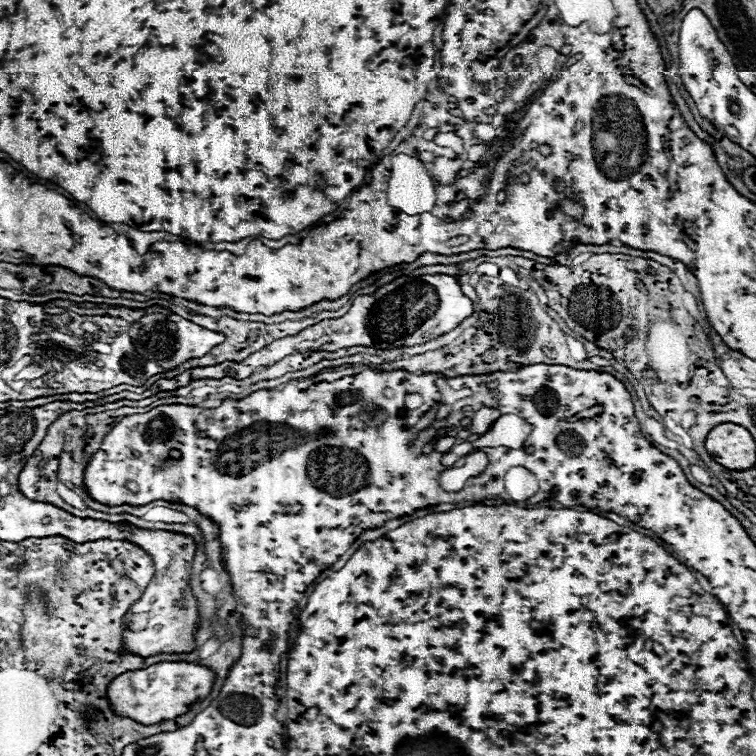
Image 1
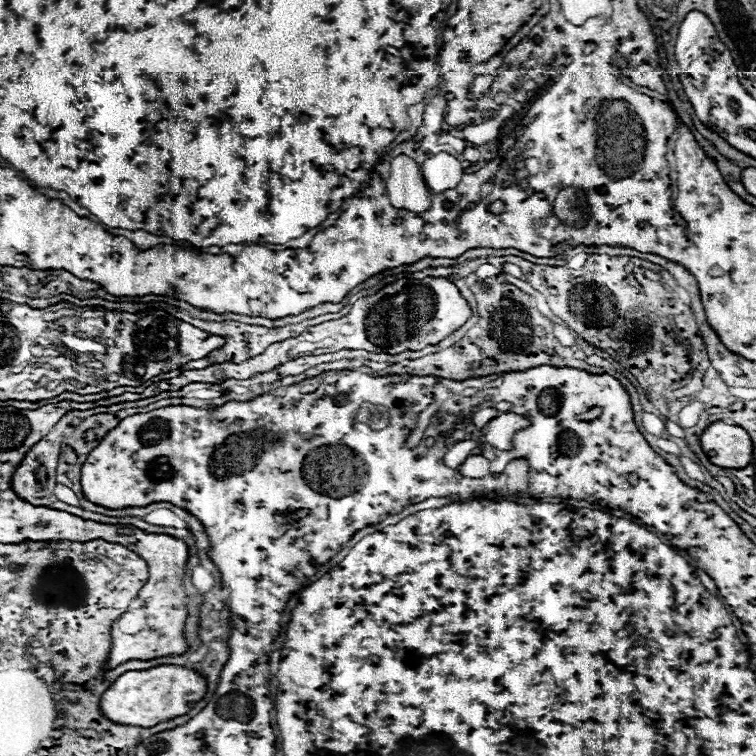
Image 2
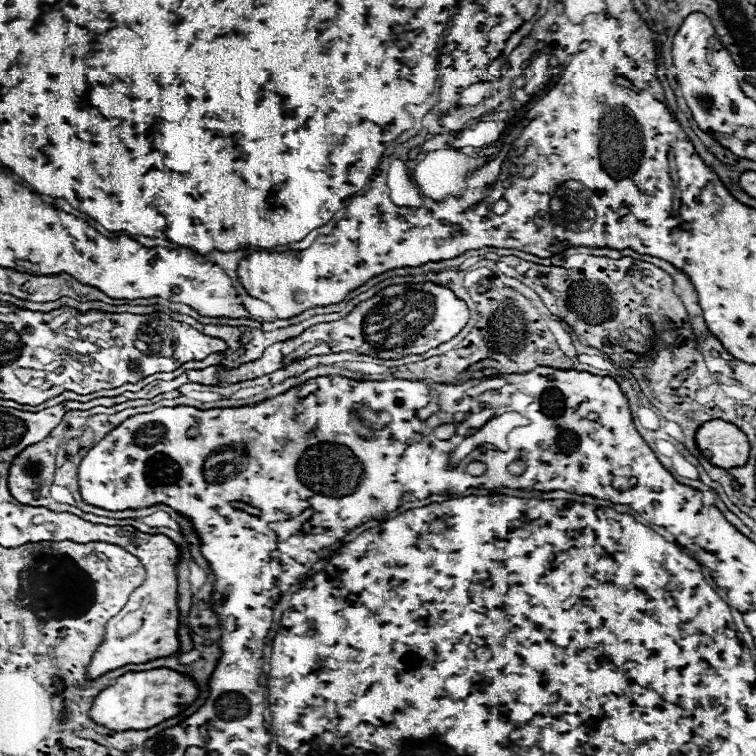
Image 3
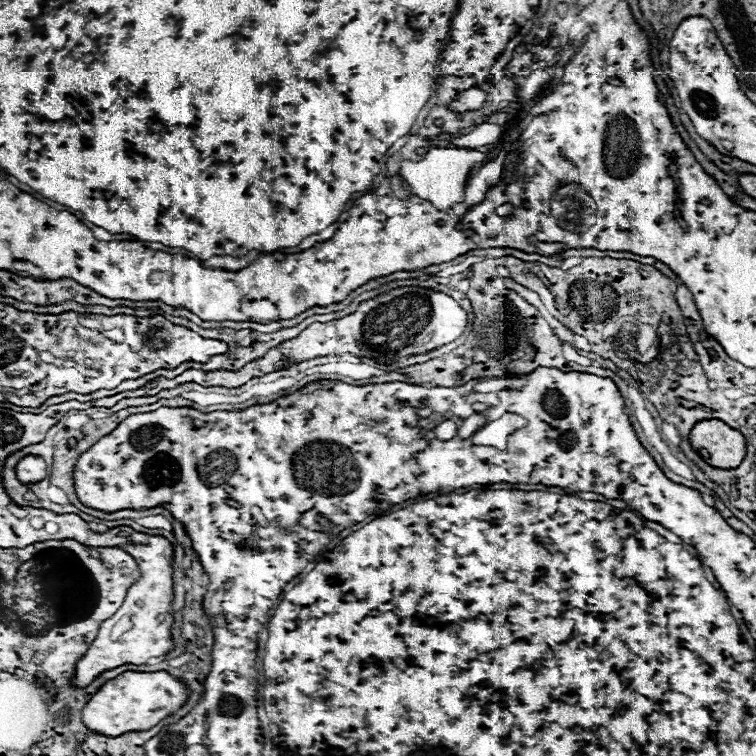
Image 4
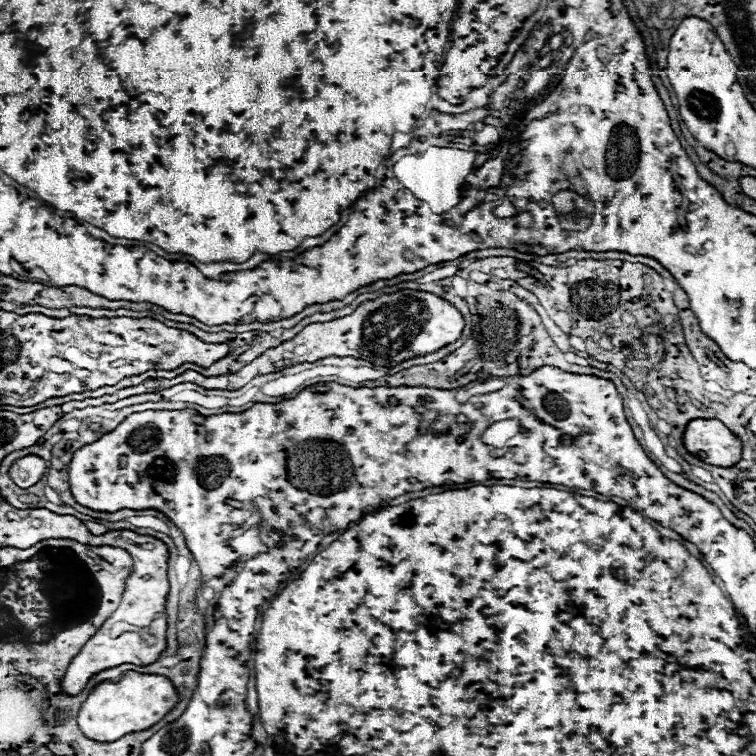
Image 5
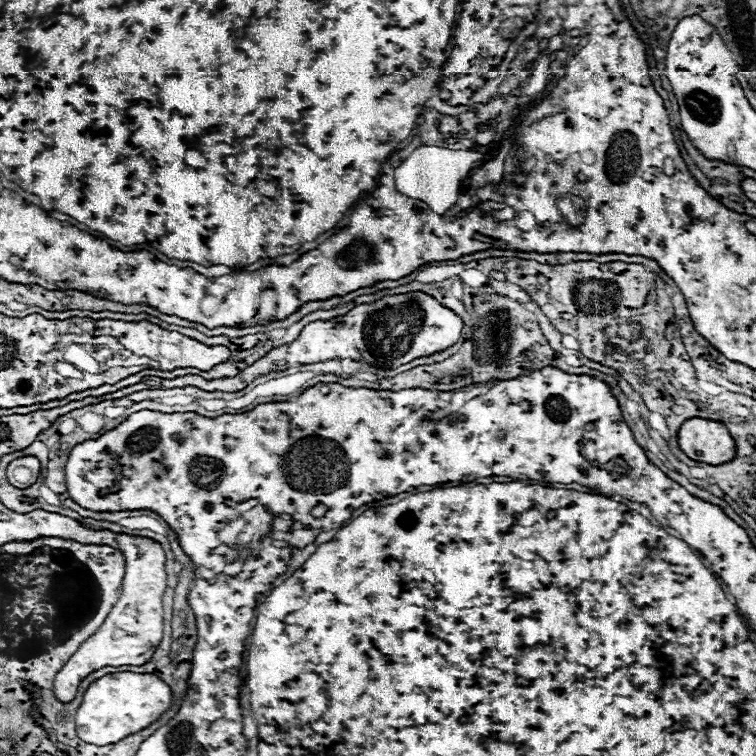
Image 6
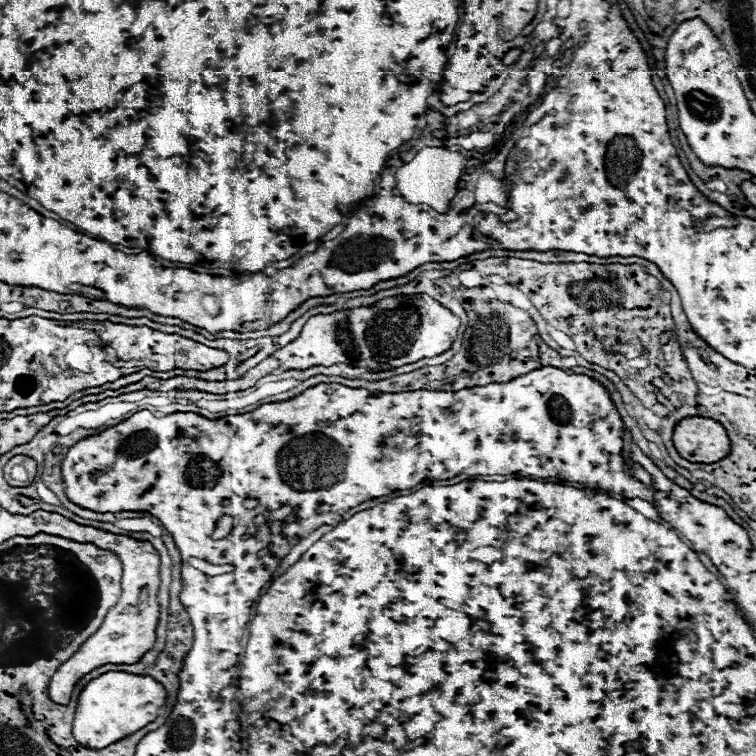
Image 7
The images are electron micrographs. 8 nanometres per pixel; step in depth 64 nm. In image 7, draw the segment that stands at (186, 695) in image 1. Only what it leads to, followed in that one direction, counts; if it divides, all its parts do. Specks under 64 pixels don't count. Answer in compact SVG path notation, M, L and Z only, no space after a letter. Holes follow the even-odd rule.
M106 672L94 678L92 682L88 682L88 686L80 692L78 706L74 712L72 734L82 746L100 750L104 746L110 746L112 742L126 738L128 734L134 734L136 730L156 720L158 710L166 704L166 698L168 694L164 686L152 676Z

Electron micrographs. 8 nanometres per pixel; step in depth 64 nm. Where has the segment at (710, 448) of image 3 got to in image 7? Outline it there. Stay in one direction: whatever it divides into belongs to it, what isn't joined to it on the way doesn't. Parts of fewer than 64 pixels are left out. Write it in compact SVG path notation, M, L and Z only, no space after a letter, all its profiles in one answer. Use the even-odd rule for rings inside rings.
M690 416L676 424L674 446L690 462L712 464L730 454L730 438L724 426L712 418Z

